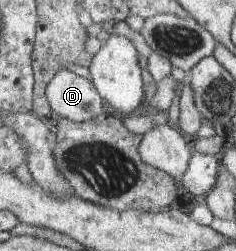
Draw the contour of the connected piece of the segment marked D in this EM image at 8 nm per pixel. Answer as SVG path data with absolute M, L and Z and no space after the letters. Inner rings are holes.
M60 70L48 84L46 95L57 119L82 123L104 111L103 97L94 82L74 71Z

